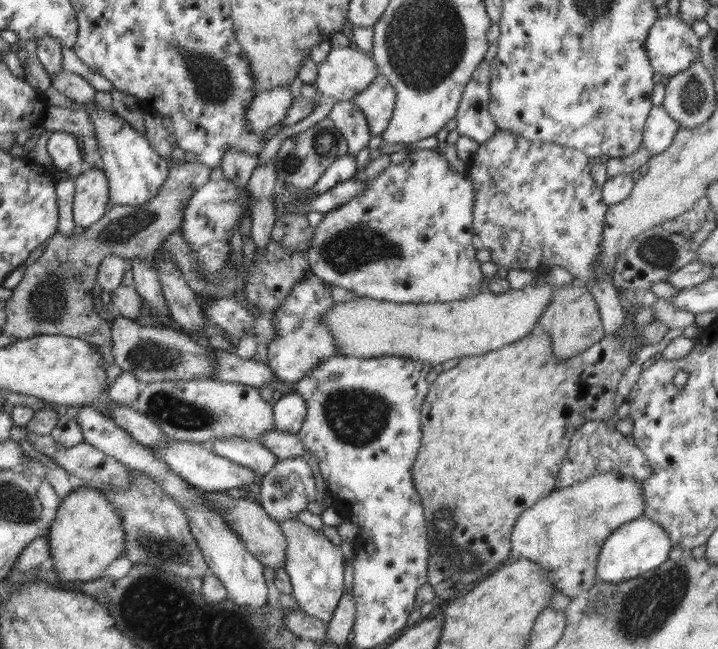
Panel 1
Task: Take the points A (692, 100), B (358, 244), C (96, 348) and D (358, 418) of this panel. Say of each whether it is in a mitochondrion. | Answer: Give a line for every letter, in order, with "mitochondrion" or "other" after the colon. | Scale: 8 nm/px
A: mitochondrion
B: mitochondrion
C: other
D: mitochondrion

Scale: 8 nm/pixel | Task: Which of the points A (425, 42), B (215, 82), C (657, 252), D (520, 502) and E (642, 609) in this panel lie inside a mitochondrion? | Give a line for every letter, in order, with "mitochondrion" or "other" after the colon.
A: mitochondrion
B: mitochondrion
C: mitochondrion
D: other
E: mitochondrion

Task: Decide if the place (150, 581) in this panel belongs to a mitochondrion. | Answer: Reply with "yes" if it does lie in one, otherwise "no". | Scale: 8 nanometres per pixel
yes

